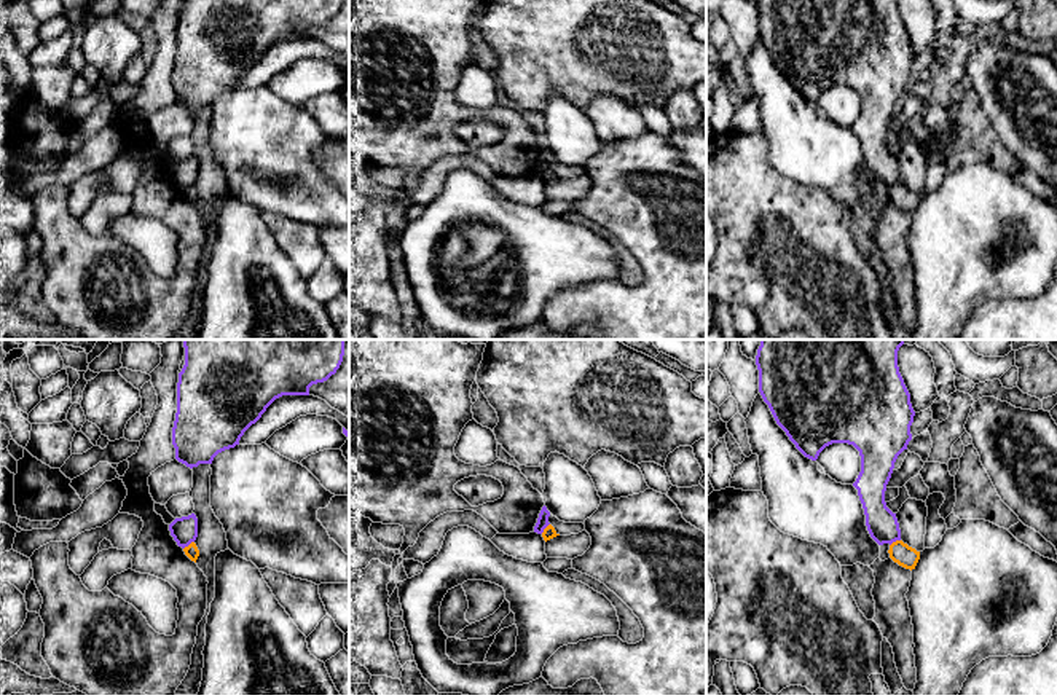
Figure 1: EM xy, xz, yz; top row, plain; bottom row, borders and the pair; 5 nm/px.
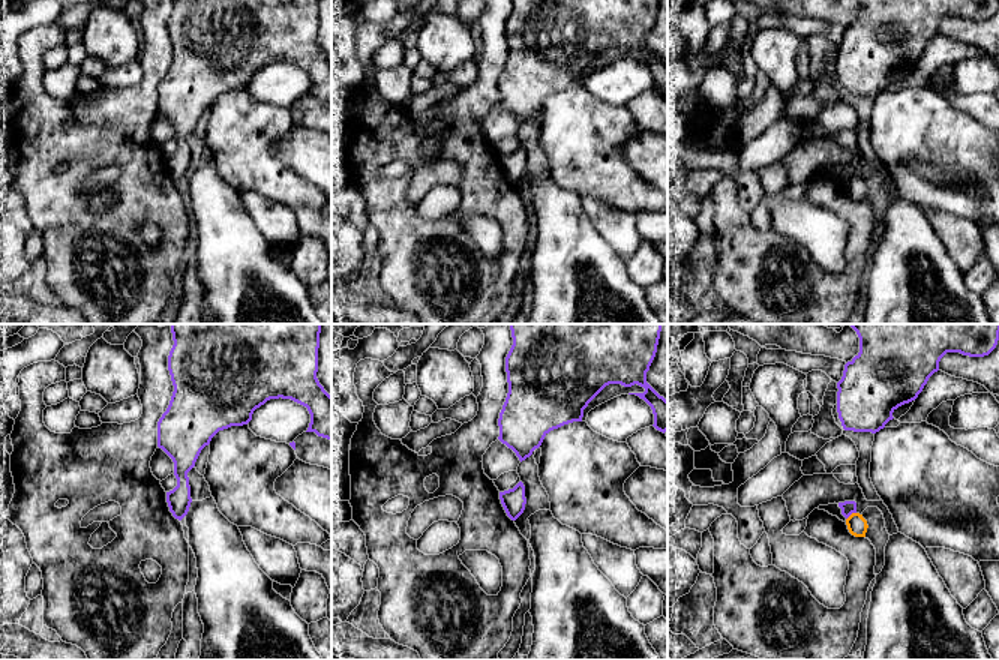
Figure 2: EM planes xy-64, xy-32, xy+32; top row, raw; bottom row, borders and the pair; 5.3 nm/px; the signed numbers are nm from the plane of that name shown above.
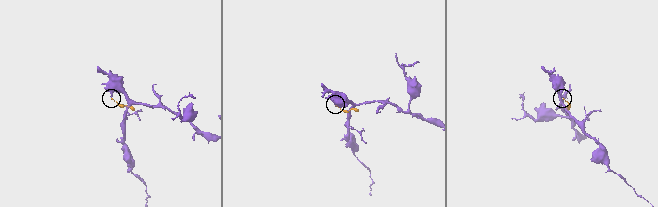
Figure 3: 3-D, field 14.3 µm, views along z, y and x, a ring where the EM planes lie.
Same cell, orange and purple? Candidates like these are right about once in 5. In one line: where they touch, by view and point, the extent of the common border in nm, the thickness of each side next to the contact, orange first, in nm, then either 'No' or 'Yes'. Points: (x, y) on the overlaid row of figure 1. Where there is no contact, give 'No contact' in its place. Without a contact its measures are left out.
Touches orange at xy (190, 544). Shared border 70 nm. Thickness 70 nm (orange) against 130 nm. No

